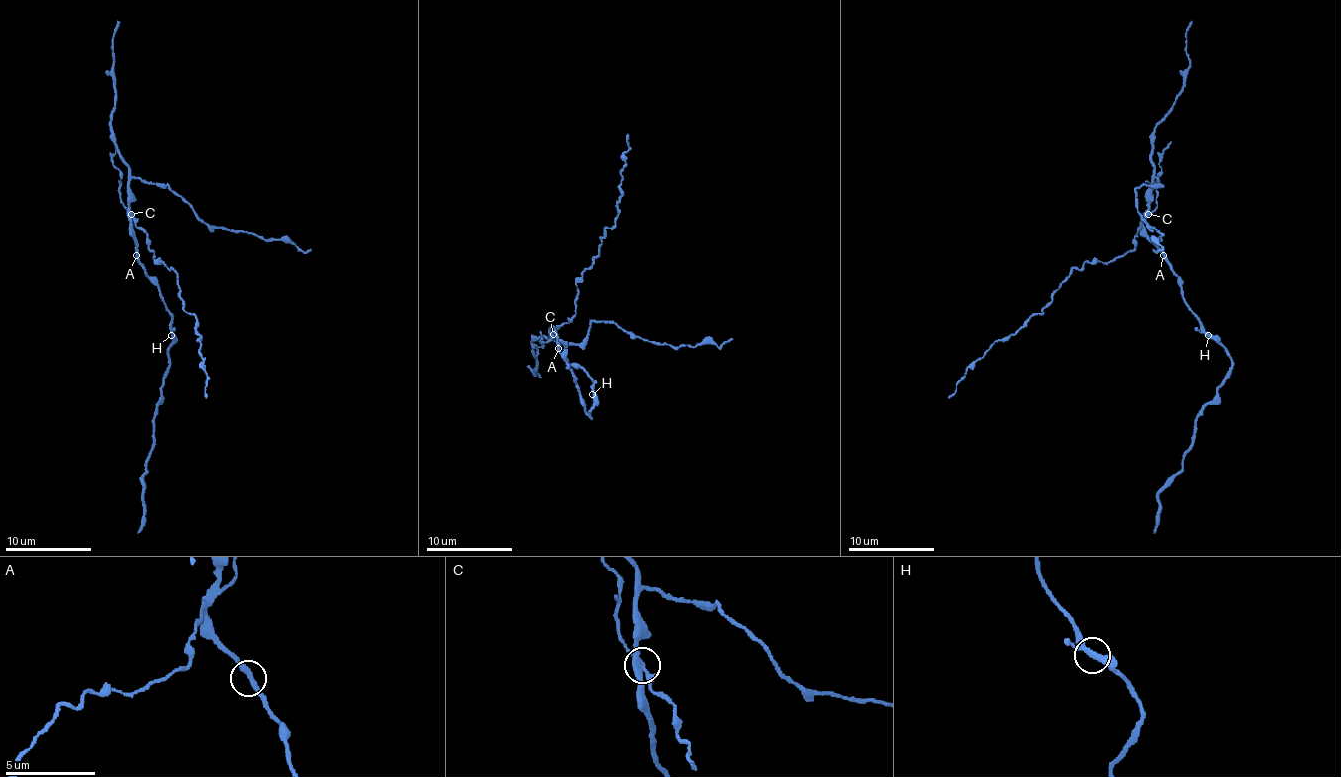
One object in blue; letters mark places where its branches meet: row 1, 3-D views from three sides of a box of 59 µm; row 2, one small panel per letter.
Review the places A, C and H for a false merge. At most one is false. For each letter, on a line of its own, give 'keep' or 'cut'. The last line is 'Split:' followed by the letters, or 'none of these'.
A: keep
C: cut
H: keep
Split: C

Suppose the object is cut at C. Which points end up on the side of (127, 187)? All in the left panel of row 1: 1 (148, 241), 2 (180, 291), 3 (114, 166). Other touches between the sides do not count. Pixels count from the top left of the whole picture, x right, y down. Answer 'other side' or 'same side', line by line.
1: other side
2: other side
3: other side

